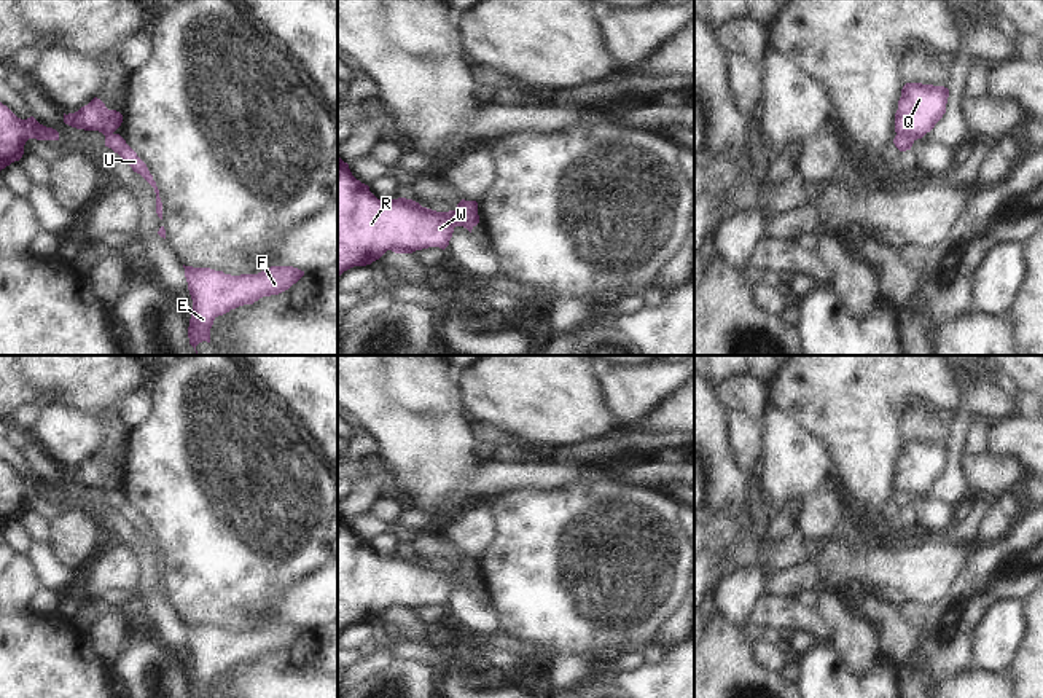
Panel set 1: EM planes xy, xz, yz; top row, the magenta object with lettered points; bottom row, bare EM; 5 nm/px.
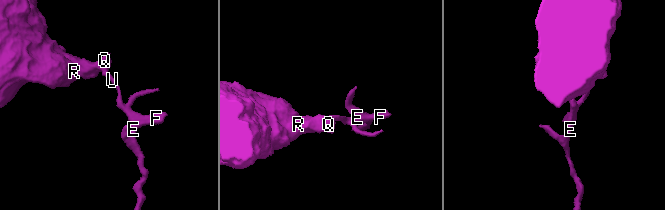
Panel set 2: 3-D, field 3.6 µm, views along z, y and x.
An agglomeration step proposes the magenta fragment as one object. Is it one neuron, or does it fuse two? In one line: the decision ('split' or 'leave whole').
split

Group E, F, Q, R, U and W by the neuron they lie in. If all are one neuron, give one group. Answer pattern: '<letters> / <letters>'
E F U / Q R W

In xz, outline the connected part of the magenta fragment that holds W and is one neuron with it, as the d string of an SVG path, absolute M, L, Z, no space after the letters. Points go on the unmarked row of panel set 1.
M338 513L338 634L354 623L371 622L387 607L444 607L455 583L471 590L478 580L478 567L468 567L465 556L449 569L436 569L406 555L377 556Z

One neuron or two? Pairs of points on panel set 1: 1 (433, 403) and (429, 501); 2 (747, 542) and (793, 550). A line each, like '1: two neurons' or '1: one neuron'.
1: one neuron
2: one neuron

